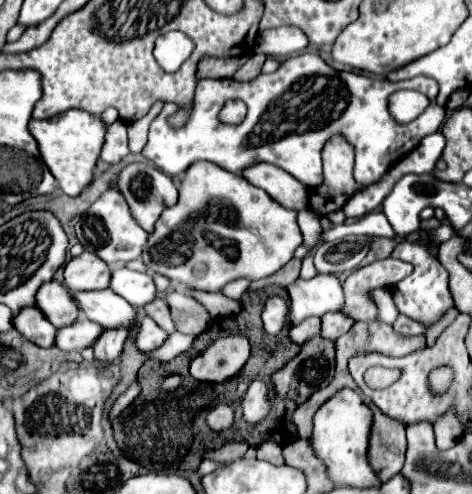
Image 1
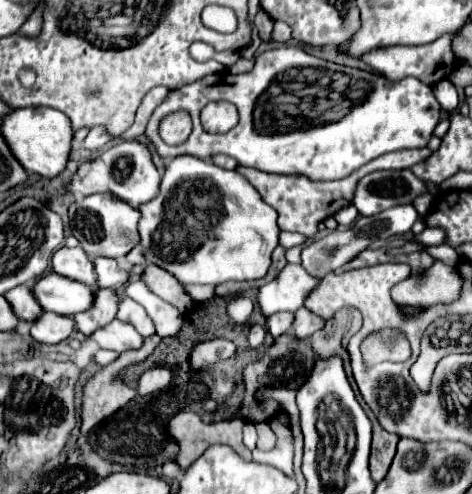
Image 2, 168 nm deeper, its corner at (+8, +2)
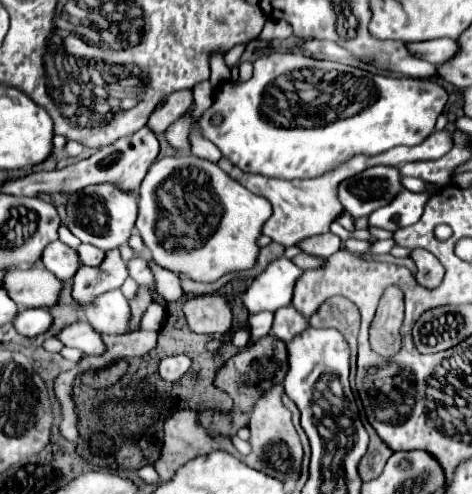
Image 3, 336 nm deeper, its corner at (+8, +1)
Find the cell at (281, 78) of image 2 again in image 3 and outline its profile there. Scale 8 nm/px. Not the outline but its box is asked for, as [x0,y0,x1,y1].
[164,51,446,179]

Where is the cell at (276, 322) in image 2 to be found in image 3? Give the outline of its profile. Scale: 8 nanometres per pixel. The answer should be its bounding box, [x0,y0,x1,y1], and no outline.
[250,313,274,339]

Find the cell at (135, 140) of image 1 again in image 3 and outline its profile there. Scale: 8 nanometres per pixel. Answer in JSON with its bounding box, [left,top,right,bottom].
[146,89,192,133]

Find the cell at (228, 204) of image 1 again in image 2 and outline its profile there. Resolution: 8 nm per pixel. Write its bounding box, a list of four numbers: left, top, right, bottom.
[138,156,280,284]

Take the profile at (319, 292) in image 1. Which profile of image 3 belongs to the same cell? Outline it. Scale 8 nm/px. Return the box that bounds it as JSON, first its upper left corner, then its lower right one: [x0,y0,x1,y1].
[242,257,302,313]

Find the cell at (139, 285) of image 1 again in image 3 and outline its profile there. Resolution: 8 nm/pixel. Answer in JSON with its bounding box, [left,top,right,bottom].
[78,243,106,267]

